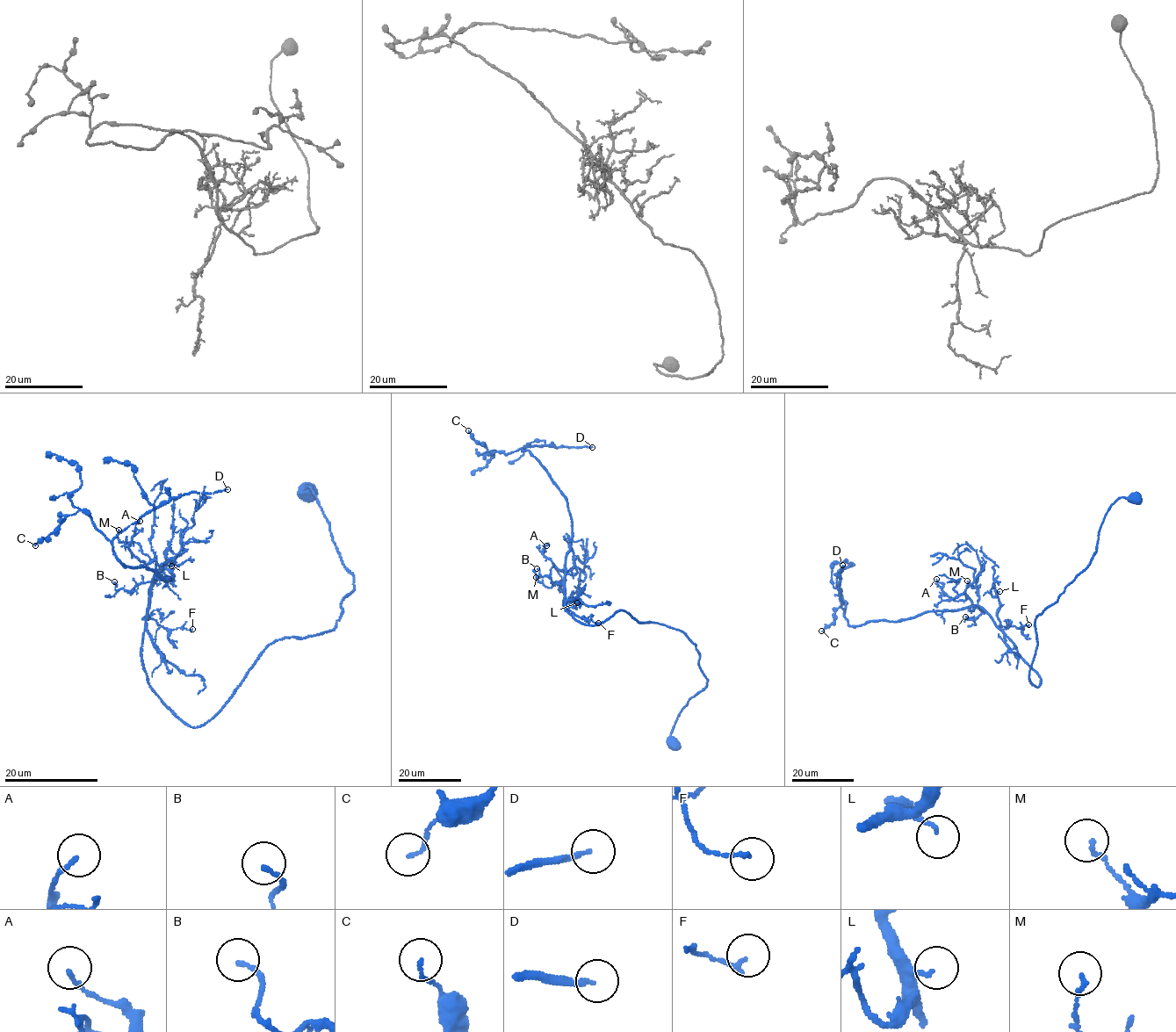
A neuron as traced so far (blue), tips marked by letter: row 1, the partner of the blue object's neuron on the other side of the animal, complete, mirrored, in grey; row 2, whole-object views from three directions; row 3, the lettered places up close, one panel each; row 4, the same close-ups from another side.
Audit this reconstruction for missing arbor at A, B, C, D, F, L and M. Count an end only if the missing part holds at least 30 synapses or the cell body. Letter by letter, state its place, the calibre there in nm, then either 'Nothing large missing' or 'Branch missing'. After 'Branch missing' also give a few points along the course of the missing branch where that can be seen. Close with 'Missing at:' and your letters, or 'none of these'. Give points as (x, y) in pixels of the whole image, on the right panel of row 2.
A: Place: (936, 579). Thickness 150 nm. Nothing large missing
B: Place: (965, 617). Thickness 140 nm. Nothing large missing
C: Place: (821, 631). Thickness 120 nm. Nothing large missing
D: Place: (842, 565). Thickness 180 nm. Branch missing. Course of what is missing: (842, 565), (844, 550), (850, 544), (851, 548), (867, 536), (861, 521), (869, 518), (871, 513), (861, 487)
F: Place: (1028, 624). Thickness 130 nm. Nothing large missing
L: Place: (999, 591). Thickness 130 nm. Nothing large missing
M: Place: (967, 580). Thickness 160 nm. Nothing large missing
Missing at: D

